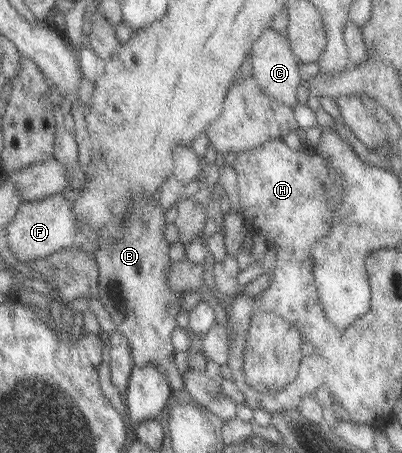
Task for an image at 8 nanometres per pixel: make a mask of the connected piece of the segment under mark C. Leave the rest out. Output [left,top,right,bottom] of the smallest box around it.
[250,26,302,107]

